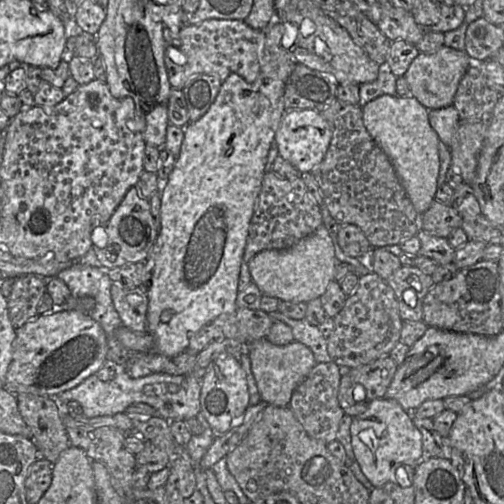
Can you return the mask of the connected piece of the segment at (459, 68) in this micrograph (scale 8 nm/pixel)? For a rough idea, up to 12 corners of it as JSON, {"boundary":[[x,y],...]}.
{"boundary":[[443,45],[403,76],[428,110],[453,104],[471,61]]}

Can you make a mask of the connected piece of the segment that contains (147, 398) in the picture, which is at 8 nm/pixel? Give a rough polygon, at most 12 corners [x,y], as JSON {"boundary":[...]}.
{"boundary":[[119,365],[112,380],[93,374],[61,393],[86,418],[145,403],[171,422],[200,412],[195,375],[131,378]]}

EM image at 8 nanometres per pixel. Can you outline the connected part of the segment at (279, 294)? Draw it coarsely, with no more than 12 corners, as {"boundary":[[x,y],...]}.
{"boundary":[[323,224],[289,248],[248,261],[263,295],[324,294],[337,259]]}

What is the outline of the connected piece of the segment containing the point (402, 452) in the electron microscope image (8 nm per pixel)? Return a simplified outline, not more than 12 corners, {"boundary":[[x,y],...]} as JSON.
{"boundary":[[394,399],[353,418],[355,460],[372,486],[425,459],[413,414]]}

